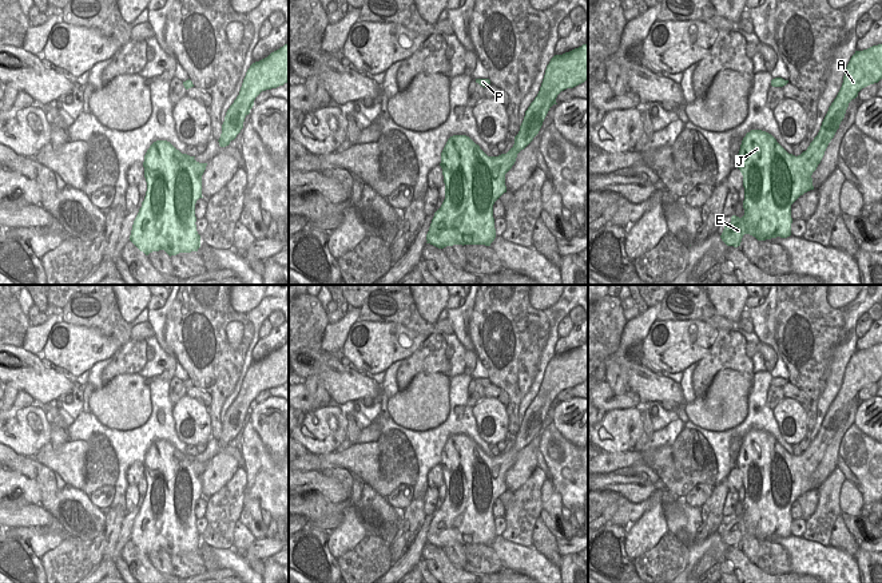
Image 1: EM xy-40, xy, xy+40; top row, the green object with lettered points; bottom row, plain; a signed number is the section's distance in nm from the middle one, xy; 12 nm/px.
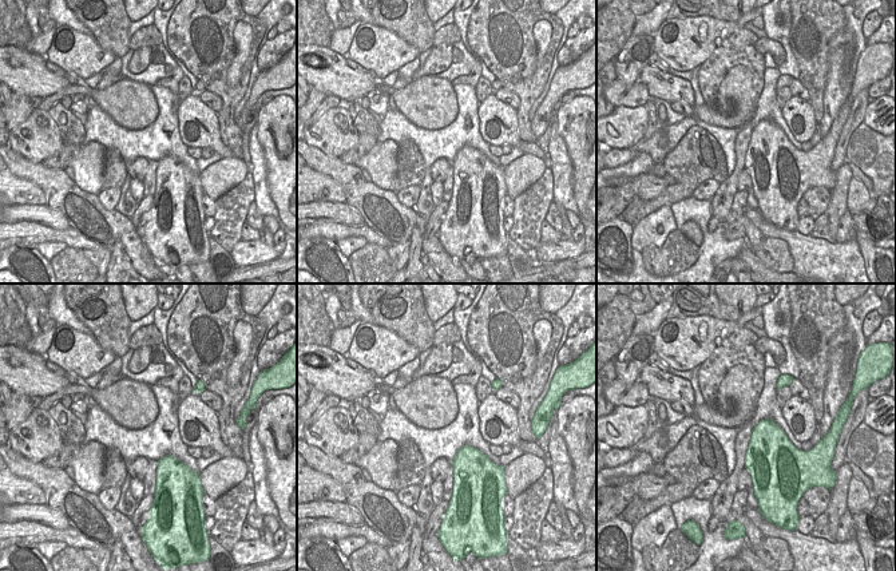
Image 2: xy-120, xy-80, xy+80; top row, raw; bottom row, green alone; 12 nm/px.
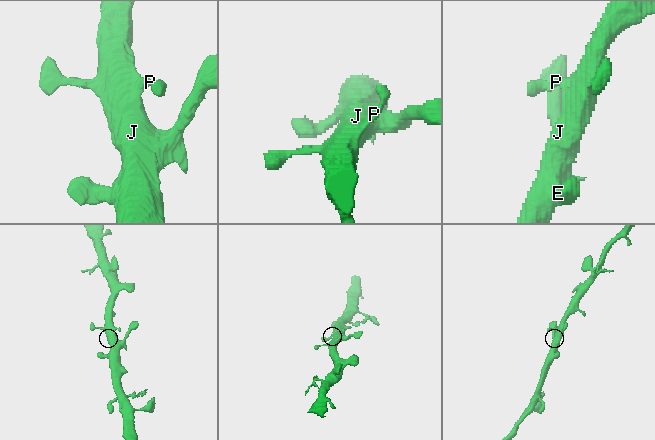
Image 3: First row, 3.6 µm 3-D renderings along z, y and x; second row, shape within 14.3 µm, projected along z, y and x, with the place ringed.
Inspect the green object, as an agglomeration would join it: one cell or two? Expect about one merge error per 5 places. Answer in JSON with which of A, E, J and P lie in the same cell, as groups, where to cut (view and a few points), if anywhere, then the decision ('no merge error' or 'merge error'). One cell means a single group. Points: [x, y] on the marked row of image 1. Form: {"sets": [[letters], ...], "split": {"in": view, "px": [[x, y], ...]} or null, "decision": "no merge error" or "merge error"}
{"sets": [["A", "E", "J", "P"]], "split": null, "decision": "no merge error"}

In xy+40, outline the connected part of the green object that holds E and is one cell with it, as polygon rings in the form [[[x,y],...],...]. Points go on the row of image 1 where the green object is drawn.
[[[882,44],[873,45],[863,51],[855,51],[846,67],[842,87],[829,107],[818,135],[807,150],[798,156],[788,154],[776,139],[766,131],[751,130],[746,134],[736,159],[736,167],[743,175],[744,215],[742,218],[732,215],[731,222],[724,226],[720,238],[727,246],[740,246],[744,234],[750,234],[758,241],[776,237],[787,238],[791,235],[791,205],[804,193],[814,190],[811,175],[839,128],[849,103],[858,96],[862,88],[878,83],[881,79]]]

